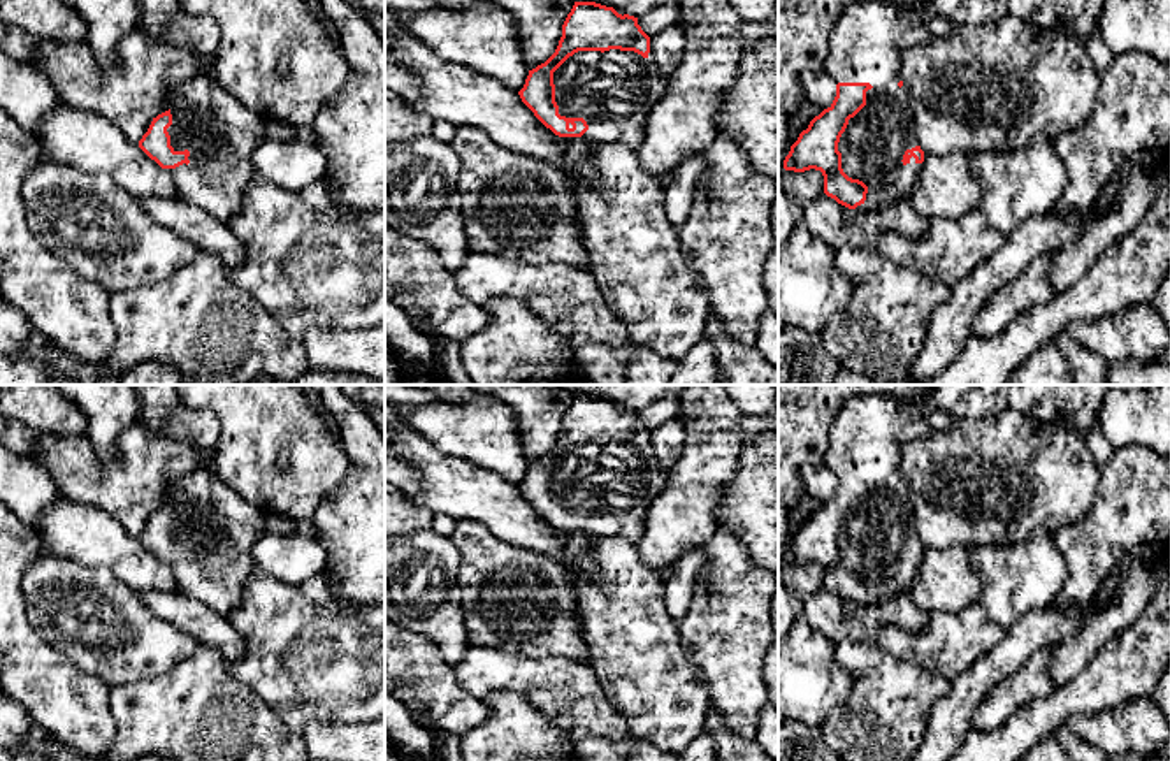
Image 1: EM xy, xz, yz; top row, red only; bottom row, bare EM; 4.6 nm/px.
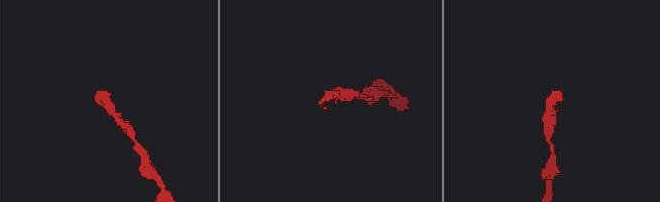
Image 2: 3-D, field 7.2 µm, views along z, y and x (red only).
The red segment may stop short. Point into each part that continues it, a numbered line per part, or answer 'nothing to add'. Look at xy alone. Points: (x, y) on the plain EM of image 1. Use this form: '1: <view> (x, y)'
1: xy (222, 528)

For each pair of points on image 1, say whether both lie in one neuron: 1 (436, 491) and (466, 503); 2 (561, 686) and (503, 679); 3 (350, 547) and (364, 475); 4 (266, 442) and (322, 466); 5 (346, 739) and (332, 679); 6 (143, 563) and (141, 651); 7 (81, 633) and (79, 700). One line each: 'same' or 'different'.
1: same
2: same
3: same
4: same
5: different
6: different
7: different

